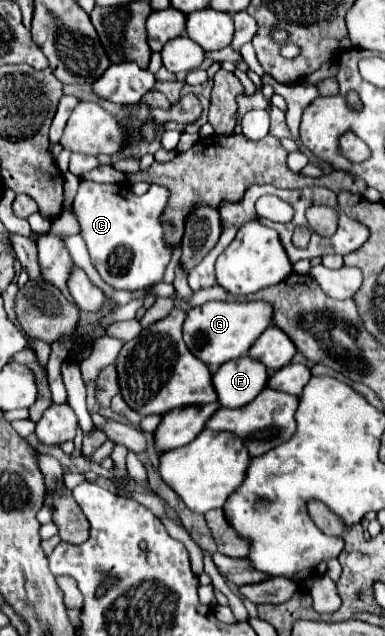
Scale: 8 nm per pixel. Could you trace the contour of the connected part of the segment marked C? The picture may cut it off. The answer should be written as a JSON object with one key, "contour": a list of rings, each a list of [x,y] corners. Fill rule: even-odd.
{"contour":[[[81,181],[73,201],[73,211],[79,219],[81,237],[87,243],[91,261],[101,279],[115,289],[139,291],[159,283],[163,279],[165,267],[171,261],[171,249],[167,249],[163,241],[163,229],[159,223],[159,215],[167,205],[169,191],[161,185],[151,185],[145,195],[131,195],[127,199],[119,191],[121,185],[99,185],[93,181]],[[121,253],[129,253],[131,259],[127,261],[127,265],[119,265],[115,269],[113,265],[117,263],[117,259],[121,259]]]}

